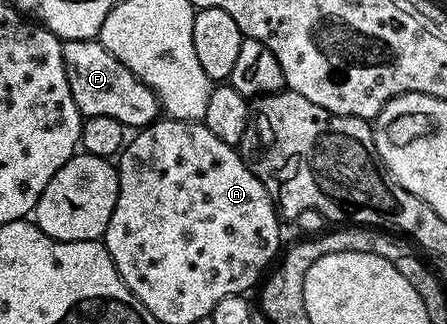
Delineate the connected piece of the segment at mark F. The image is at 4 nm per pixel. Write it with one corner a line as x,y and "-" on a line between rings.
86,40
65,41
62,48
62,60
66,68
66,80
70,84
70,96
74,96
74,104
80,109
84,118
90,116
114,116
125,128
143,128
157,121
161,113
156,93
122,60
118,60
99,42

